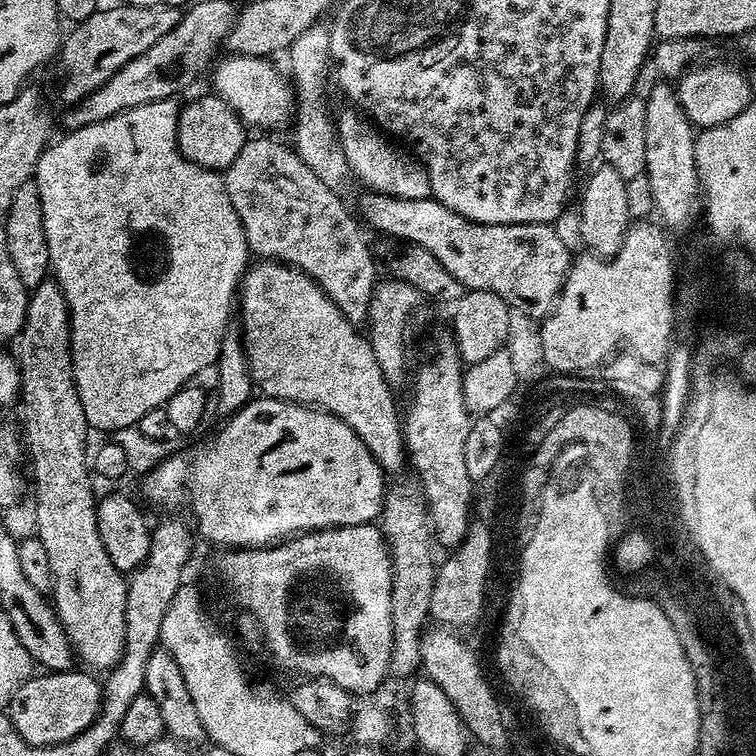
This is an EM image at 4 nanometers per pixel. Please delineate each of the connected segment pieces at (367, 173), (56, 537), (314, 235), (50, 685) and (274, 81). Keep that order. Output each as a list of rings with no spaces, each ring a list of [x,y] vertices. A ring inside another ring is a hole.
[[[352,112],[342,113],[340,120],[338,116],[338,133],[345,148],[346,158],[351,164],[353,177],[368,183],[369,189],[381,192],[384,196],[394,196],[397,200],[432,196],[428,172],[415,155],[393,143],[379,127],[373,126],[367,119],[359,120],[355,116],[357,113]]]
[[[55,279],[41,282],[31,289],[28,302],[28,369],[22,372],[22,392],[28,395],[28,440],[32,443],[32,460],[36,463],[36,524],[41,542],[50,554],[50,562],[56,574],[54,607],[56,615],[64,623],[64,629],[75,651],[88,664],[111,670],[124,657],[126,642],[126,610],[128,609],[128,585],[125,573],[119,572],[104,540],[100,537],[100,519],[97,516],[98,496],[92,493],[90,472],[90,425],[76,389],[76,369],[72,366],[72,317],[64,291]]]
[[[245,139],[238,158],[234,158],[234,162],[226,169],[226,183],[228,185],[228,193],[230,194],[230,202],[234,206],[236,213],[240,215],[240,221],[242,222],[244,233],[248,239],[249,249],[251,249],[255,255],[257,252],[257,257],[265,260],[283,261],[283,263],[292,265],[293,268],[301,268],[311,280],[320,285],[320,288],[331,297],[350,323],[357,326],[363,325],[368,319],[368,311],[371,310],[371,300],[378,285],[378,278],[376,278],[376,256],[372,253],[372,248],[368,245],[367,238],[364,237],[365,229],[362,227],[361,221],[357,219],[355,215],[352,217],[351,214],[348,213],[347,206],[343,204],[344,200],[341,199],[334,190],[330,190],[330,186],[326,186],[326,184],[310,170],[310,167],[306,166],[305,162],[302,162],[302,158],[300,158],[296,151],[293,151],[287,143],[286,145],[279,144],[276,140]]]
[[[45,671],[45,676],[33,675],[14,694],[10,705],[12,724],[28,744],[36,748],[49,748],[52,744],[65,744],[82,734],[100,717],[104,707],[104,689],[101,681],[84,672]]]
[[[229,55],[216,68],[215,91],[240,114],[247,125],[280,124],[289,119],[294,108],[294,92],[290,80],[262,56]]]

